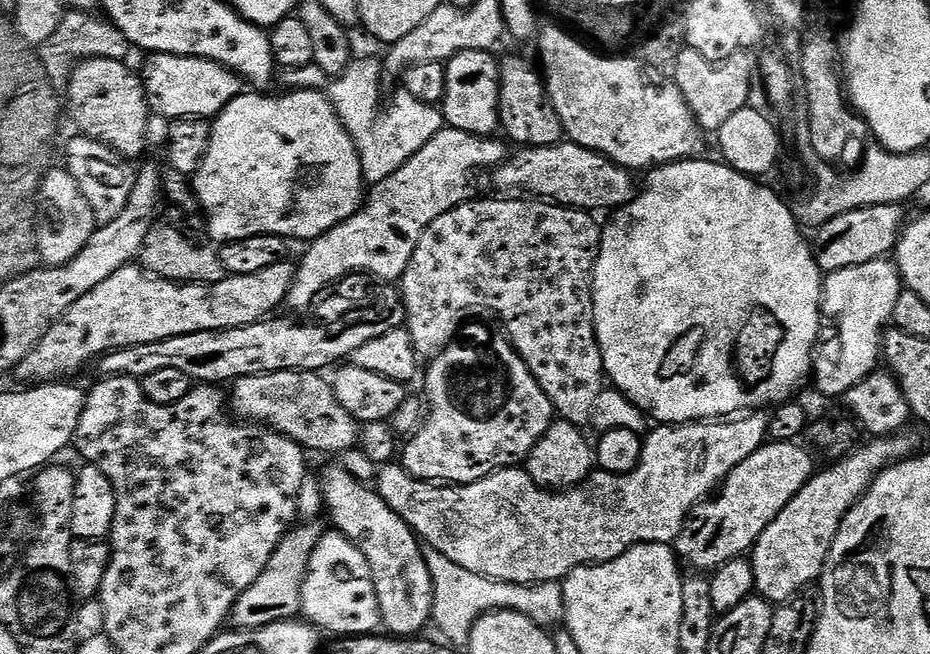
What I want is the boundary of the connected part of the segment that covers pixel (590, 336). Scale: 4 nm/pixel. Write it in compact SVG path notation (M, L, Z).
M470 198L465 204L459 204L454 210L442 214L442 218L434 218L430 226L418 238L418 250L414 250L414 258L410 258L410 266L406 266L404 275L398 281L401 296L404 297L404 319L410 338L414 342L417 353L421 357L435 358L453 343L458 336L456 323L460 320L460 304L477 304L480 308L493 308L500 315L503 331L516 348L516 352L528 363L528 369L539 382L540 389L550 398L553 409L563 419L572 424L587 425L592 418L596 395L606 387L606 373L600 343L596 337L596 319L592 309L592 274L596 271L596 258L600 255L601 225L596 225L597 217L579 208L568 208L565 204L557 204L551 200L539 198L496 198L500 200L476 200Z

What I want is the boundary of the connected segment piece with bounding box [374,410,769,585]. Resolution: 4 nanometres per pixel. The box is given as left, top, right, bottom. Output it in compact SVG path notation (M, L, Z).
M756 410L735 418L653 427L643 437L642 458L633 472L619 476L596 470L583 484L567 490L538 487L534 478L520 466L501 468L473 484L437 486L427 480L416 480L396 462L379 469L374 487L390 510L397 512L427 547L440 551L463 569L503 583L560 582L572 573L573 568L605 564L626 554L626 550L635 544L672 544L692 509L723 485L734 466L750 458L750 454L766 443L768 421L769 417L763 411Z

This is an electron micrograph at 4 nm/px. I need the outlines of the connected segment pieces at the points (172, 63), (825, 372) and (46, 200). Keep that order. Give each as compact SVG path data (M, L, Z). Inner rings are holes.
M158 52L147 57L142 79L148 95L148 107L153 113L165 116L165 121L206 120L219 116L234 98L245 91L245 81L236 72L210 58L179 56Z
M888 258L862 262L862 266L846 266L846 270L824 276L822 312L832 319L832 333L814 352L814 381L822 395L842 398L877 371L882 360L884 333L893 323L892 315L901 291L901 272Z
M49 167L43 180L40 181L38 193L38 208L41 213L48 215L49 224L39 229L38 256L49 268L60 268L73 260L96 233L97 223L94 210L90 210L90 202L86 202L86 194L78 190L78 182L68 173L67 167Z

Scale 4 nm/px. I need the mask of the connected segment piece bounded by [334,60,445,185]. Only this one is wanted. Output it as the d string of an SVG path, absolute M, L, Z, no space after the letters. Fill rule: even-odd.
M372 60L349 64L343 74L344 89L341 90L340 97L335 97L334 100L340 119L344 121L345 128L352 133L360 149L362 174L369 185L382 182L382 178L390 178L394 170L402 170L402 166L406 166L406 162L410 162L410 158L414 158L414 154L418 154L418 150L422 150L422 146L426 146L426 142L430 142L434 134L445 127L443 111L437 105L418 102L418 98L403 90L397 91L397 96L389 102L388 108L380 112L375 94L363 92L352 81L355 76L370 75L375 68L376 64Z

